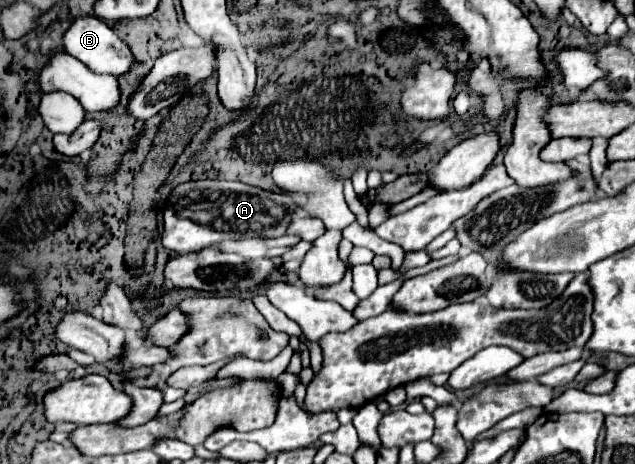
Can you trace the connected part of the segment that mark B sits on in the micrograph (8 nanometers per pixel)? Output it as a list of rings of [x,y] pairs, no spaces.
[[[77,16],[69,24],[69,30],[65,30],[65,34],[63,34],[63,48],[67,54],[75,56],[79,62],[89,66],[89,70],[93,70],[97,74],[121,76],[131,68],[131,62],[133,62],[129,46],[125,42],[121,42],[121,38],[113,32],[113,28],[109,28],[103,20],[99,20],[95,16]]]

